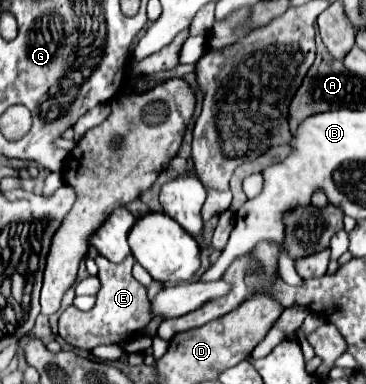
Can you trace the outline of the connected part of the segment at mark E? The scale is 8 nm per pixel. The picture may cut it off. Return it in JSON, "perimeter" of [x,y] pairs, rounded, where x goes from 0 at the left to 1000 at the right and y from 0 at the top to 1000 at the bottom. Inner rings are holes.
{"perimeter":[[[281,667],[260,672],[270,693],[270,724],[276,724],[276,755],[265,766],[265,786],[243,813],[216,813],[199,794],[189,797],[167,828],[161,828],[161,875],[178,880],[194,901],[227,911],[254,911],[270,896],[325,896],[342,891],[352,875],[369,875],[402,854],[402,844],[418,828],[413,786],[402,776],[396,745],[385,745],[363,714],[363,688],[314,693]]]}

